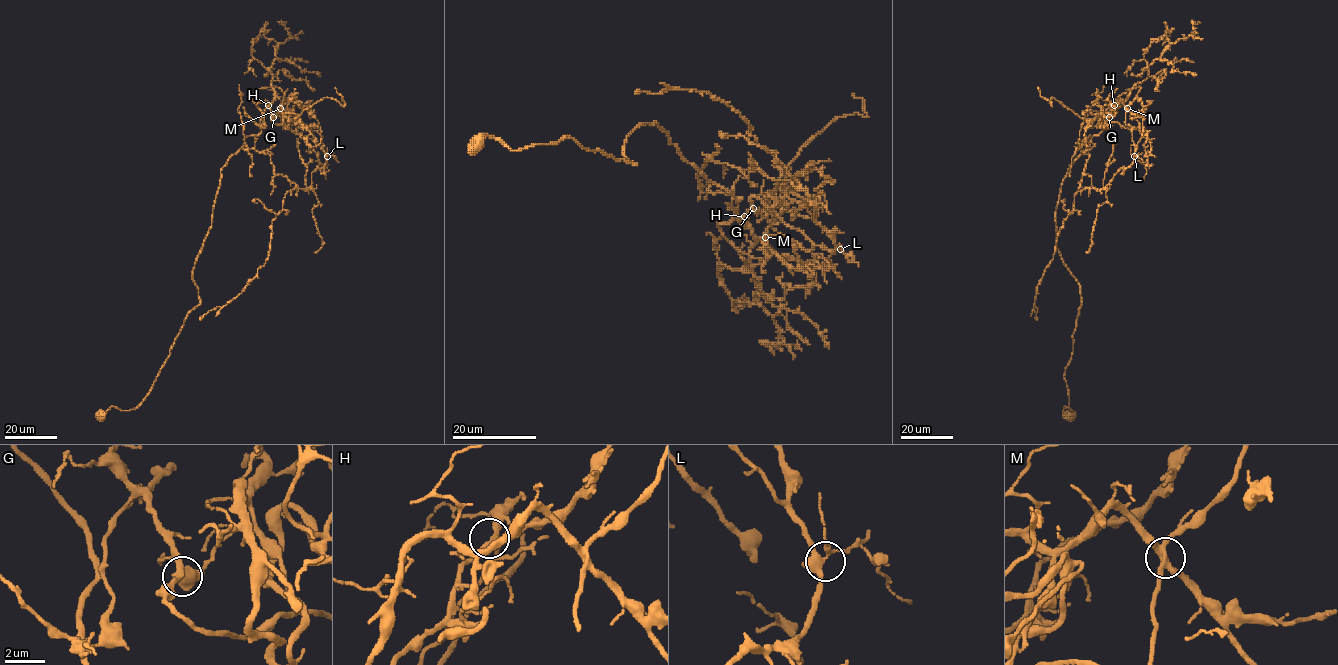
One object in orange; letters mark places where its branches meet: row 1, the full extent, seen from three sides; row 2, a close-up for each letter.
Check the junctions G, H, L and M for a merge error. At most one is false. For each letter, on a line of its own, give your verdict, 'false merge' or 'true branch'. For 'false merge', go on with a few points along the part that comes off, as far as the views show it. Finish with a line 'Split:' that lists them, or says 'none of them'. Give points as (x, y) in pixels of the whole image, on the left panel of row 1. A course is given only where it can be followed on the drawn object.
G: true branch
H: true branch
L: true branch
M: false merge; course (281, 108), (283, 101), (281, 112), (289, 121), (325, 97), (342, 106), (342, 97), (335, 87)
Split: M

